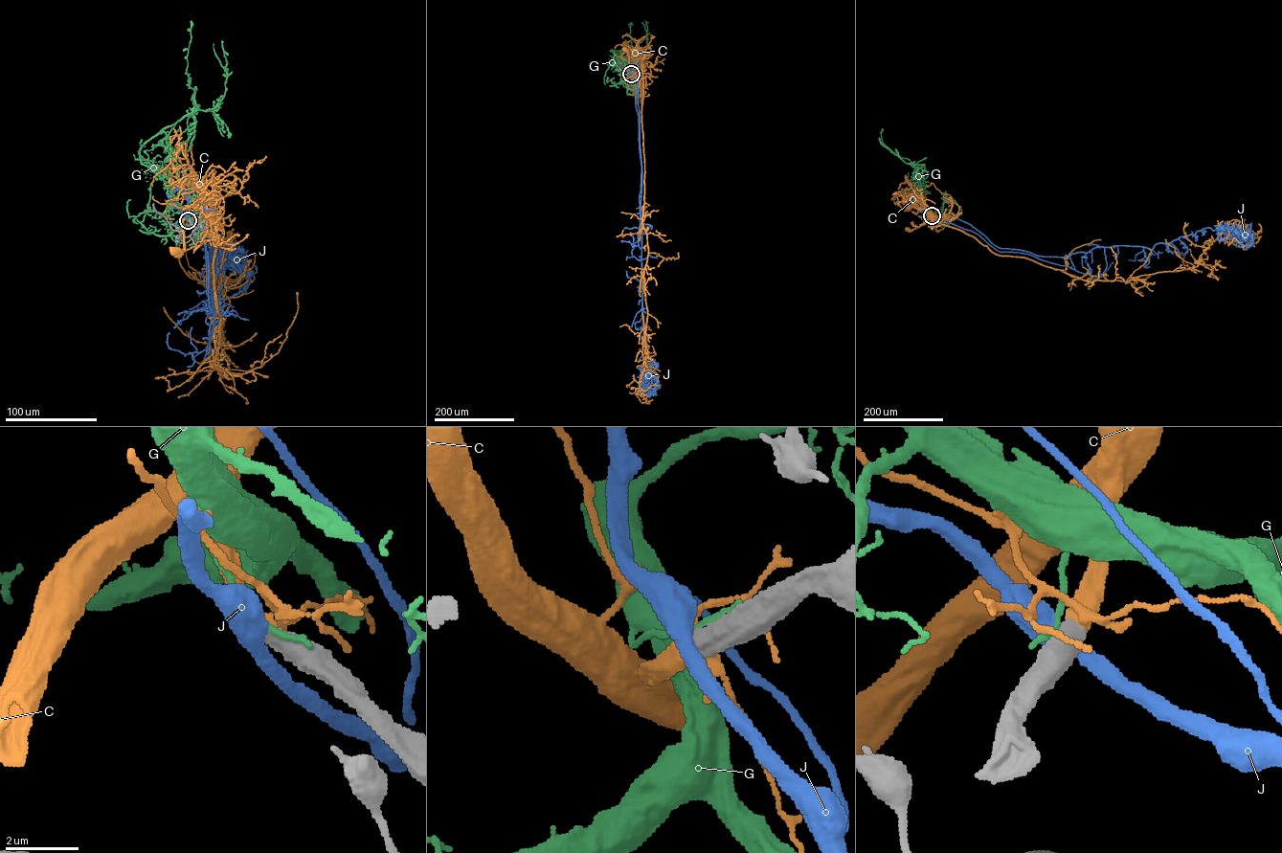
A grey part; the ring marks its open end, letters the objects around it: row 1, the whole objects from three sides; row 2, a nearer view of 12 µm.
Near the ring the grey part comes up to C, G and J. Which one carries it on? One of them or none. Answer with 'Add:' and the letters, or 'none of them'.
Add: C

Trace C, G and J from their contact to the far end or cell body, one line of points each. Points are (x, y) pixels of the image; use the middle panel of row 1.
C: (631, 74), (628, 56), (624, 49)
G: (631, 73), (623, 62), (624, 65), (626, 60), (632, 62), (632, 56), (636, 56), (630, 34), (632, 25)
J: (631, 74), (637, 88), (641, 169), (639, 203), (644, 350), (647, 360), (654, 359), (657, 365)

